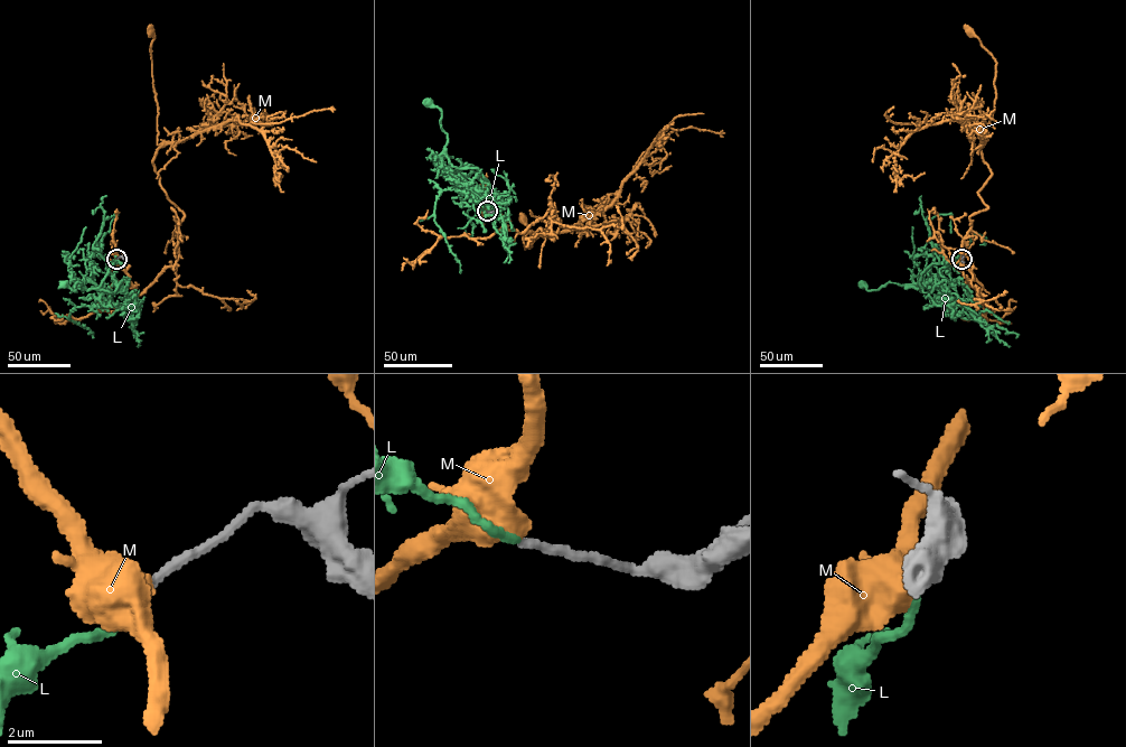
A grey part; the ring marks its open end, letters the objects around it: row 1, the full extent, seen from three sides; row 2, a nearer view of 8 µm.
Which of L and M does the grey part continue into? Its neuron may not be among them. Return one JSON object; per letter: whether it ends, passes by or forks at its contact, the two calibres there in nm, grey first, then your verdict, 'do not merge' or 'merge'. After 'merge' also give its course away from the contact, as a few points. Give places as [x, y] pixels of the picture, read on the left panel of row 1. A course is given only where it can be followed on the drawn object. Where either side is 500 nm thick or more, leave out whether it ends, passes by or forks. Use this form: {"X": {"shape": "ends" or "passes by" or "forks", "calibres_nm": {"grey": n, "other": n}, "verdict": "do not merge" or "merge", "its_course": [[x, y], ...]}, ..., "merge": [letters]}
{"L": {"shape": "ends", "calibres_nm": {"grey": 170, "other": 170}, "verdict": "merge", "its_course": [[116, 259], [108, 264], [113, 263], [96, 288], [74, 287], [81, 283], [77, 281], [73, 290], [63, 285]]}, "M": {"calibres_nm": {"grey": 180, "other": 650}, "verdict": "do not merge"}, "merge": ["L"]}

